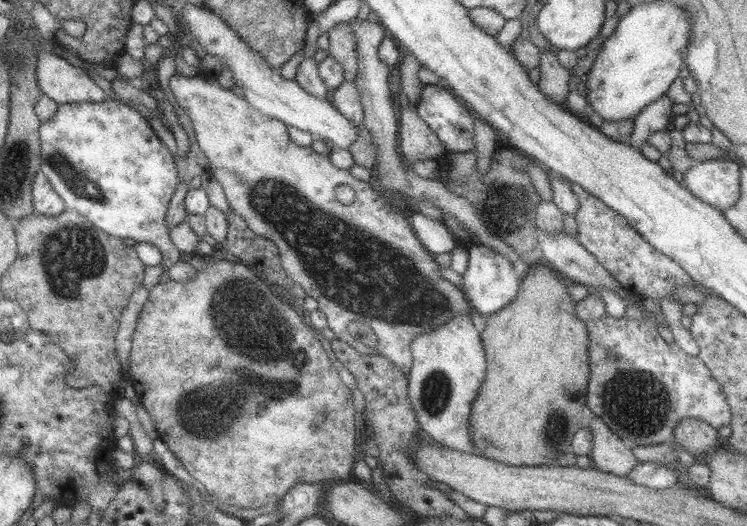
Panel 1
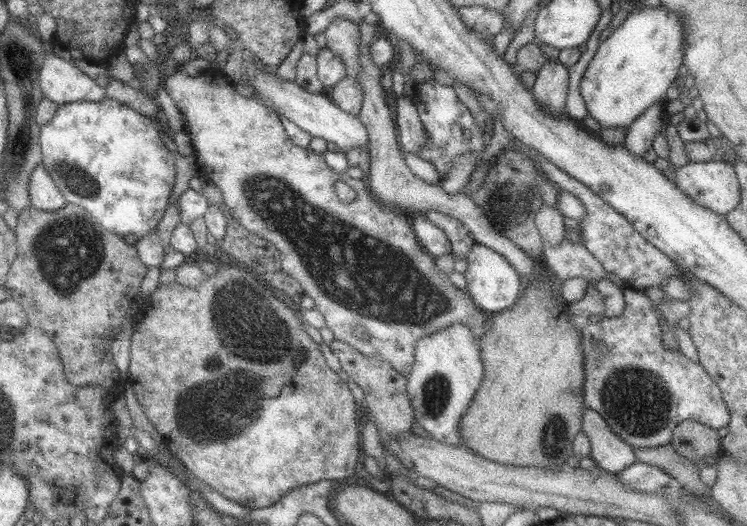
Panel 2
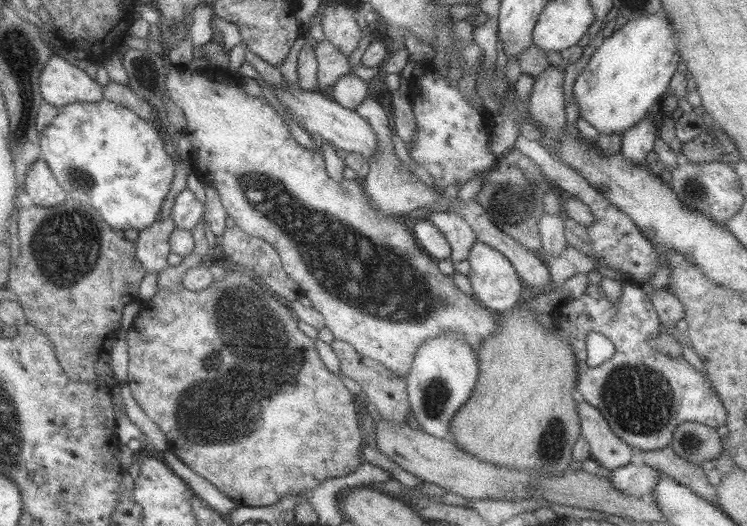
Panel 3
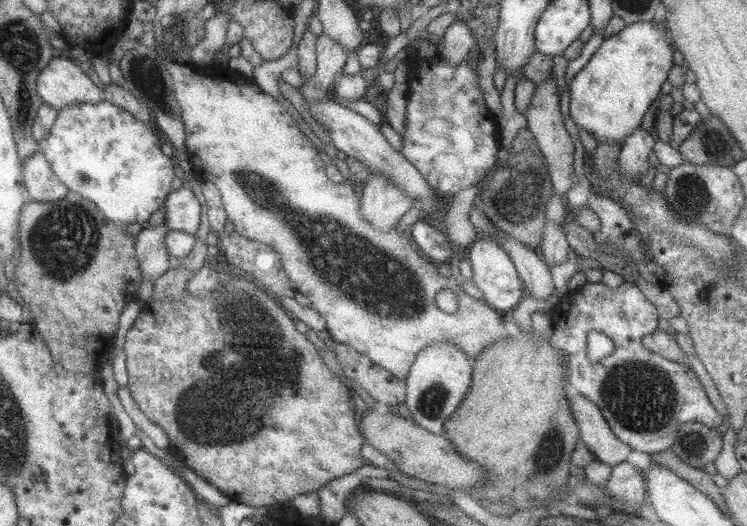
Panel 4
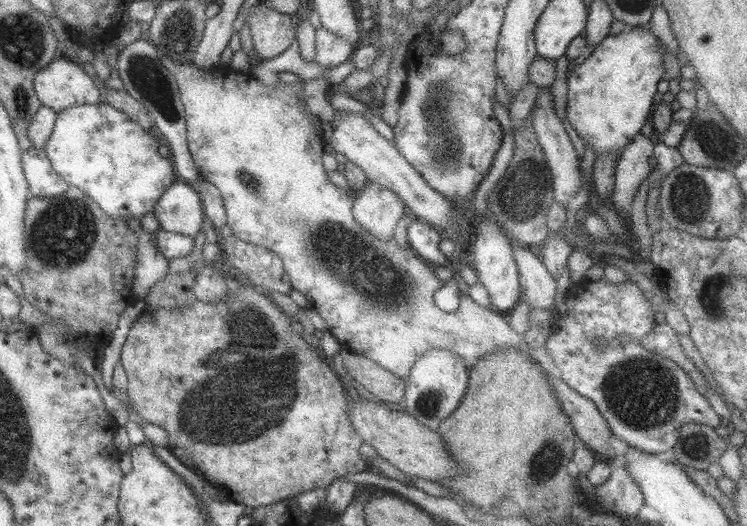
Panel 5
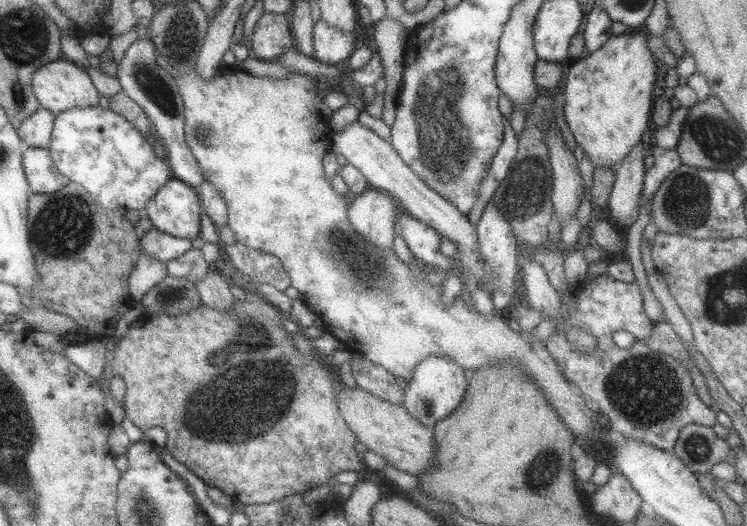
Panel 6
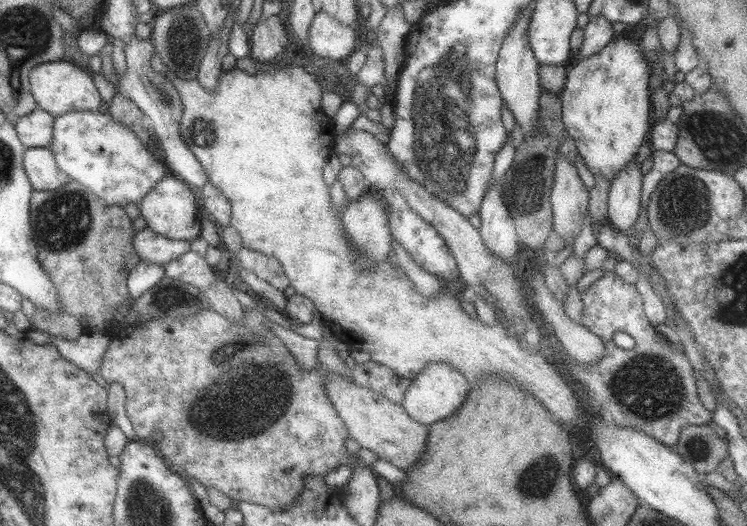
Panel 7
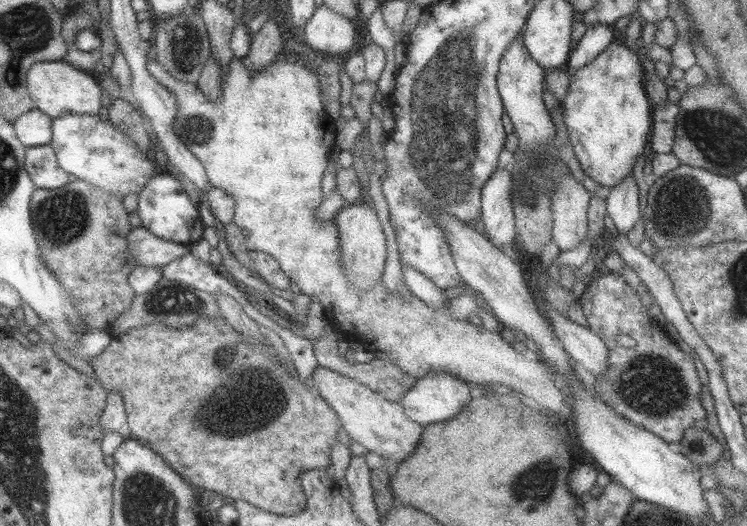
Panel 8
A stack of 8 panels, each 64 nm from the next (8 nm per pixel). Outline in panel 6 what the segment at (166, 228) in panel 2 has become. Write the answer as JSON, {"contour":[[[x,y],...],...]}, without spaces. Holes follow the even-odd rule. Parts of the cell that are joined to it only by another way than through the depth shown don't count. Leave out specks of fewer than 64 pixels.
{"contour":[[[141,252],[127,277],[129,294],[139,302],[143,294],[161,282],[165,276],[167,276],[166,263]]]}

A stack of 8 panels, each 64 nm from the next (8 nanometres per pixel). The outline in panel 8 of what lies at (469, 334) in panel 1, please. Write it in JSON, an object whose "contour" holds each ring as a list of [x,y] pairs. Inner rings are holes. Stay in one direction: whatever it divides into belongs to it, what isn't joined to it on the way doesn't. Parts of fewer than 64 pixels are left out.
{"contour":[[[436,372],[433,376],[425,375],[423,378],[416,379],[416,383],[407,390],[399,403],[409,420],[425,426],[444,422],[459,414],[465,405],[474,400],[473,393],[474,391],[465,381],[451,376],[448,372]]]}

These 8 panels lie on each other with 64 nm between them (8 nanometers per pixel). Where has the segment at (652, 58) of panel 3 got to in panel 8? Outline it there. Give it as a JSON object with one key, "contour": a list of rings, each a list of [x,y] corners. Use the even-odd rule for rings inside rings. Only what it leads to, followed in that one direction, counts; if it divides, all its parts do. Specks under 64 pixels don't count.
{"contour":[[[617,38],[605,47],[589,64],[570,74],[569,87],[562,101],[563,122],[569,145],[580,164],[582,173],[599,184],[611,188],[631,173],[637,157],[643,152],[652,126],[652,105],[645,93],[644,70],[635,52]]]}

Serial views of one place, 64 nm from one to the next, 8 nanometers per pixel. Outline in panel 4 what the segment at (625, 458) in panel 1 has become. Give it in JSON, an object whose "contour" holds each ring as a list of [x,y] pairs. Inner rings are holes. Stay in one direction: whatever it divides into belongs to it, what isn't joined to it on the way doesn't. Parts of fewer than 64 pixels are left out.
{"contour":[[[569,387],[565,388],[565,393],[569,410],[578,428],[579,439],[593,453],[595,460],[609,467],[625,461],[631,448],[611,432],[601,411],[590,400]]]}

